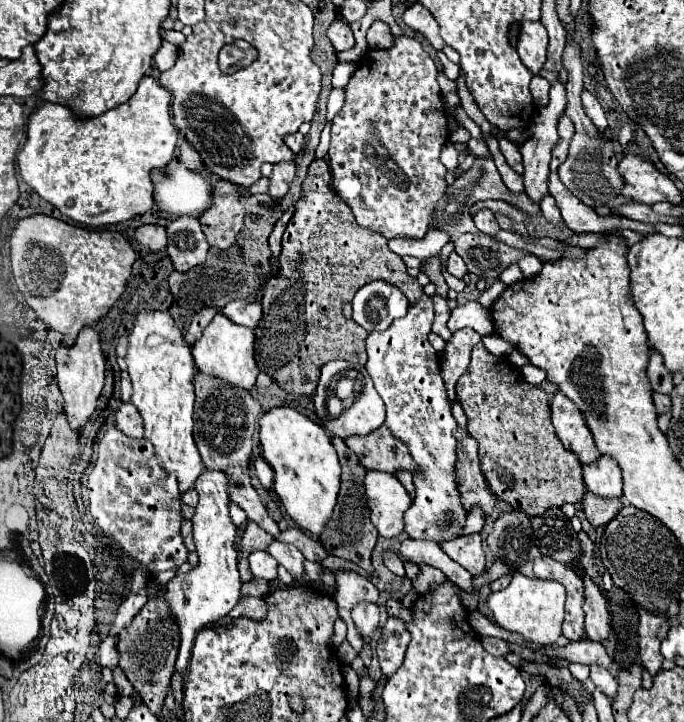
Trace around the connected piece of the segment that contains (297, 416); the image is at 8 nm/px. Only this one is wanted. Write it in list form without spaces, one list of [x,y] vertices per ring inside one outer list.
[[[272,407],[260,421],[262,457],[274,471],[274,491],[300,529],[320,535],[330,519],[340,489],[340,463],[326,431],[292,407]]]

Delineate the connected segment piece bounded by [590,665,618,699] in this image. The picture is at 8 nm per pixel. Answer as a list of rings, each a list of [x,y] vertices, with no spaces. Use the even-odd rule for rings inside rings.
[[[592,665],[592,667],[590,667],[590,679],[592,679],[594,685],[598,685],[610,699],[614,699],[618,683],[616,683],[616,679],[614,679],[602,665]]]

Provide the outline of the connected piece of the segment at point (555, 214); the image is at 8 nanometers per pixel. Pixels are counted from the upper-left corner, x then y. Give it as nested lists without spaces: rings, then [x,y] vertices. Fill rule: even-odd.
[[[544,195],[544,197],[542,197],[540,209],[542,209],[544,217],[546,217],[550,223],[560,223],[560,221],[562,221],[562,215],[560,215],[560,211],[558,211],[552,195]]]

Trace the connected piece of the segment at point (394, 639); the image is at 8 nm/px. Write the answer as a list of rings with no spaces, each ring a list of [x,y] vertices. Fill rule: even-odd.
[[[390,617],[382,629],[382,637],[376,647],[380,669],[386,677],[392,677],[396,669],[402,665],[408,641],[410,641],[410,635],[406,631],[406,623],[402,619]]]

